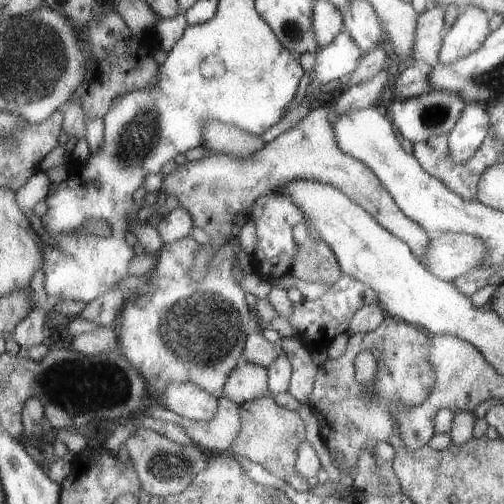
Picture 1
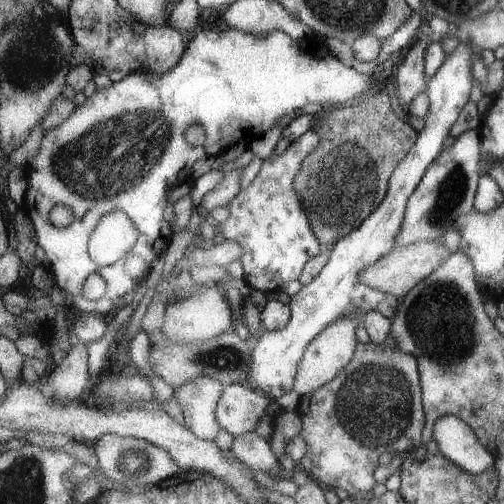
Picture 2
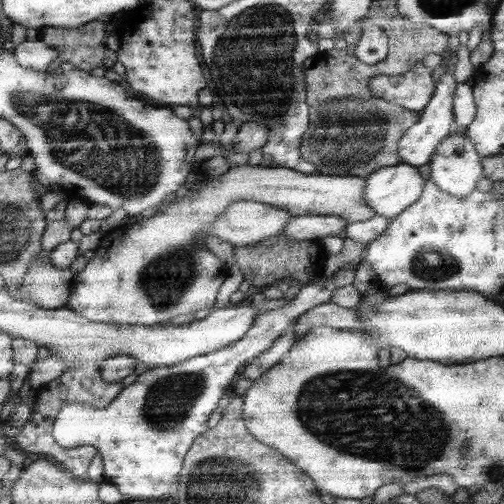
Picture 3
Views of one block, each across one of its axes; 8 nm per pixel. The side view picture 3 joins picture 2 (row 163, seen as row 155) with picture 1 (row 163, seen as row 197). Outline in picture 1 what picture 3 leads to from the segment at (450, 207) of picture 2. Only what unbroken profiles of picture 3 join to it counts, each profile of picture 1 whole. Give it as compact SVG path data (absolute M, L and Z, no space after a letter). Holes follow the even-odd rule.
M479 102L469 104L461 112L453 130L447 134L447 158L451 164L465 166L465 162L475 156L477 148L487 136L487 120L485 106Z

